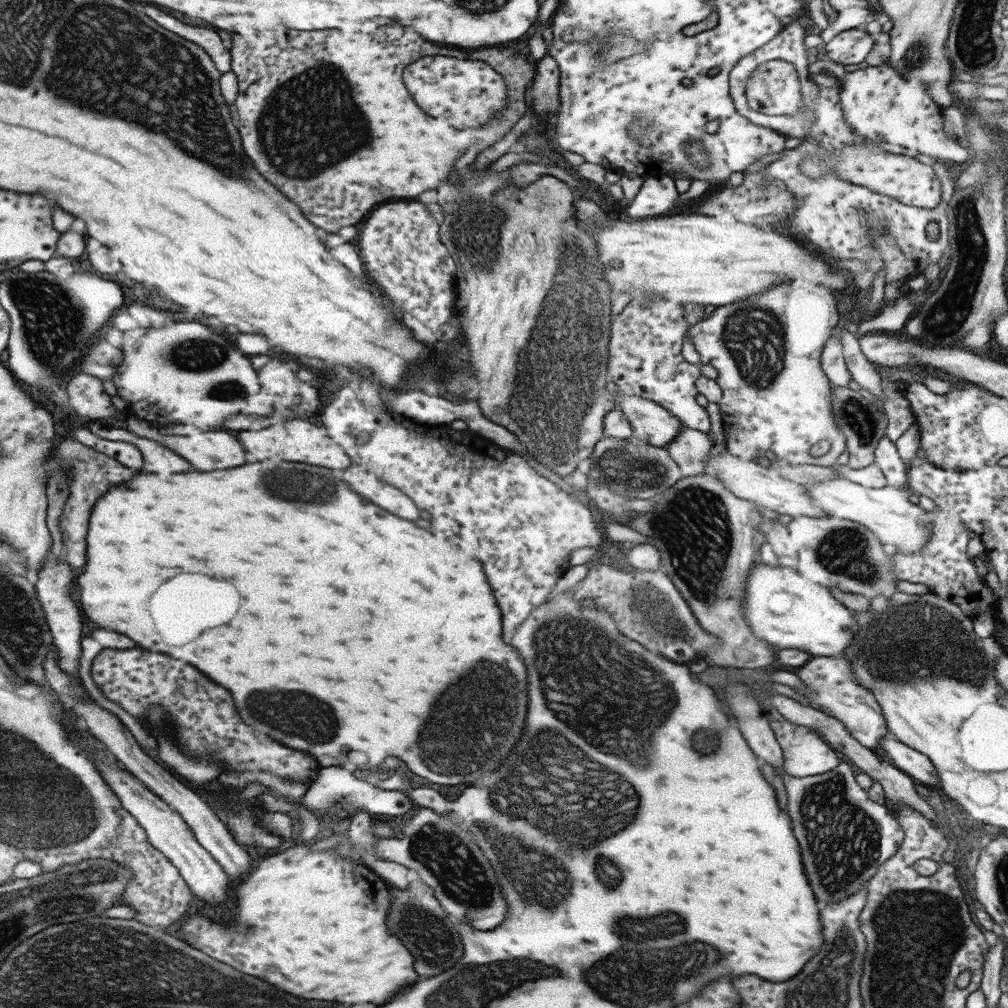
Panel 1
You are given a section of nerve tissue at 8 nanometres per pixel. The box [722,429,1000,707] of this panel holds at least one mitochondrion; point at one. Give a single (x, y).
(969, 663)

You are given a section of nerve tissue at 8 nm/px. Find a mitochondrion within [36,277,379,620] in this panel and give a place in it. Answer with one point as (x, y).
(197, 352)

